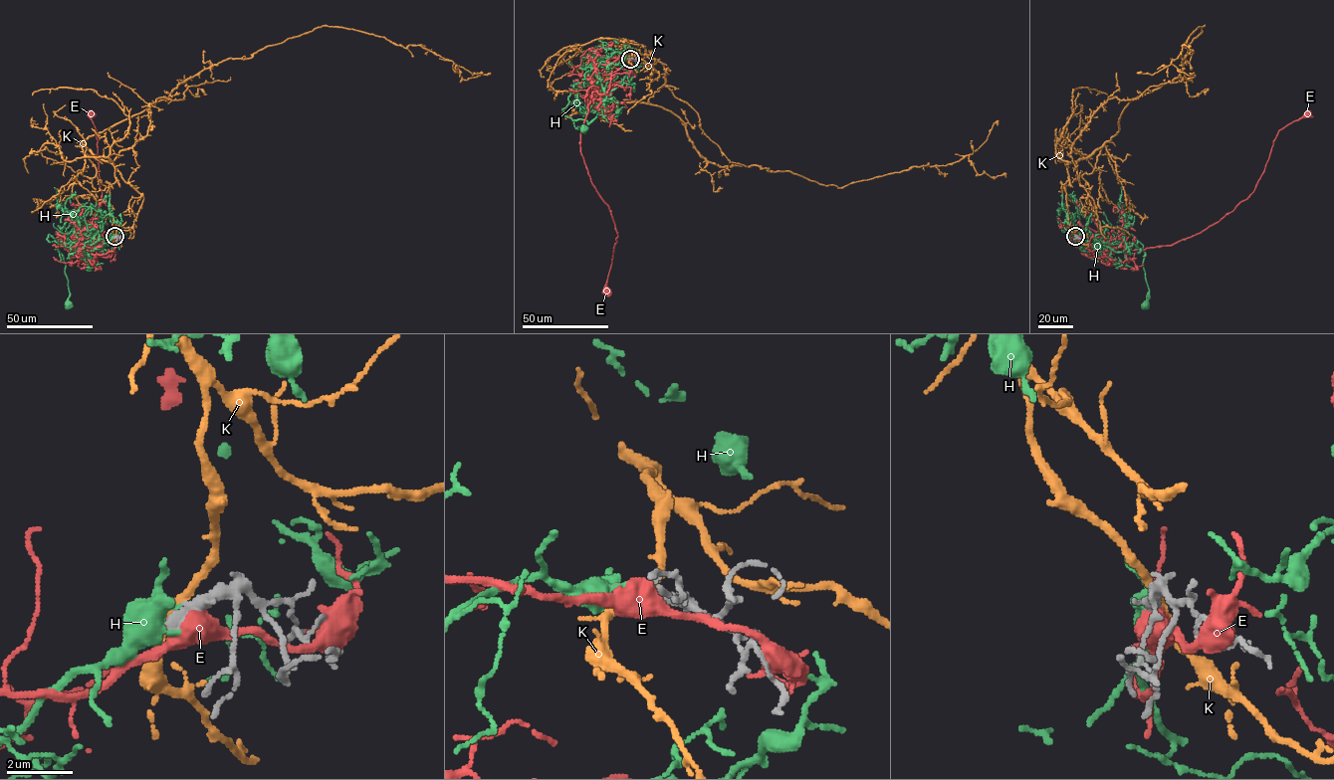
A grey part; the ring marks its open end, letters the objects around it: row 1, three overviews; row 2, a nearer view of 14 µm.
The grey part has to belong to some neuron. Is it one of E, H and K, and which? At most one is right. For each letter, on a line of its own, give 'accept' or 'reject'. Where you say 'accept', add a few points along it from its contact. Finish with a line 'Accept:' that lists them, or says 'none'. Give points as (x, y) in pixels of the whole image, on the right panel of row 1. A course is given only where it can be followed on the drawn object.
E: reject
H: reject
K: reject
Accept: none

